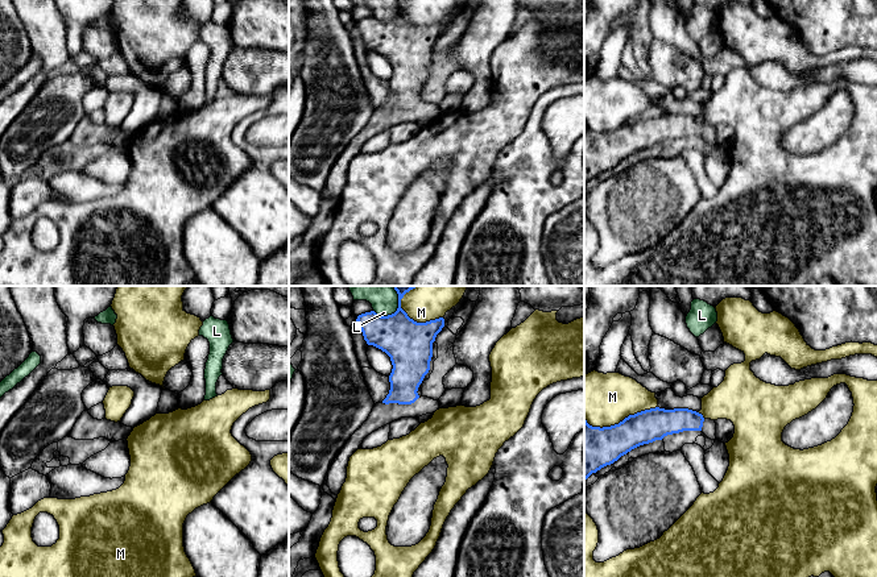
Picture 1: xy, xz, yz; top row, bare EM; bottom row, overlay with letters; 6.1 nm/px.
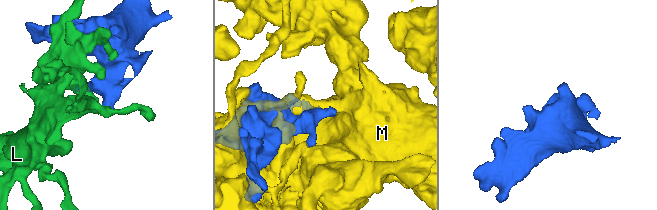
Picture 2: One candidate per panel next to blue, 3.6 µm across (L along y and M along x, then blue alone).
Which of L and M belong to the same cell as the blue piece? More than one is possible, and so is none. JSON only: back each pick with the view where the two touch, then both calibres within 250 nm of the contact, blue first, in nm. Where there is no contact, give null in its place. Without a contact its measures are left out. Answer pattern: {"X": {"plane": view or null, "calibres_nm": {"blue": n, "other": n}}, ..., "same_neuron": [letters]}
{"same_neuron": []}

